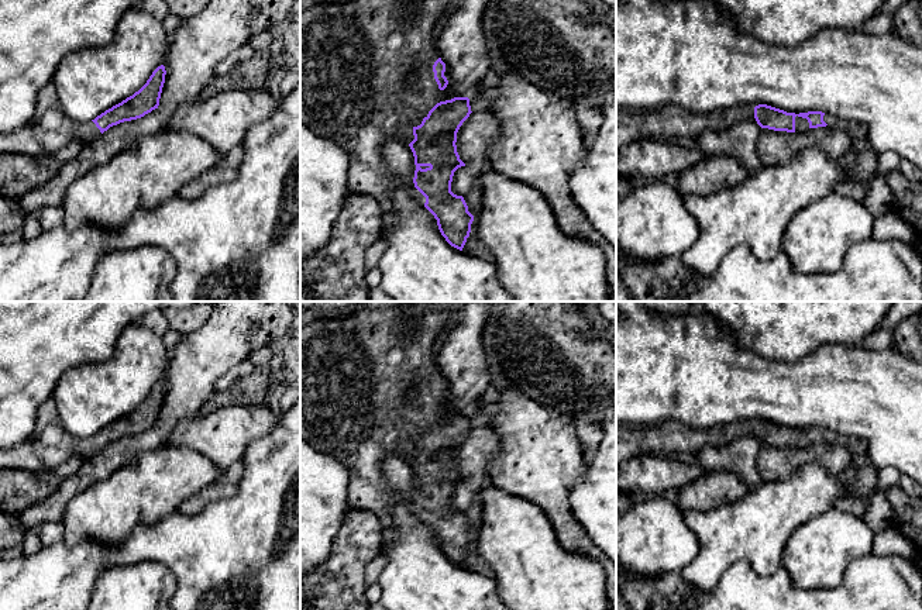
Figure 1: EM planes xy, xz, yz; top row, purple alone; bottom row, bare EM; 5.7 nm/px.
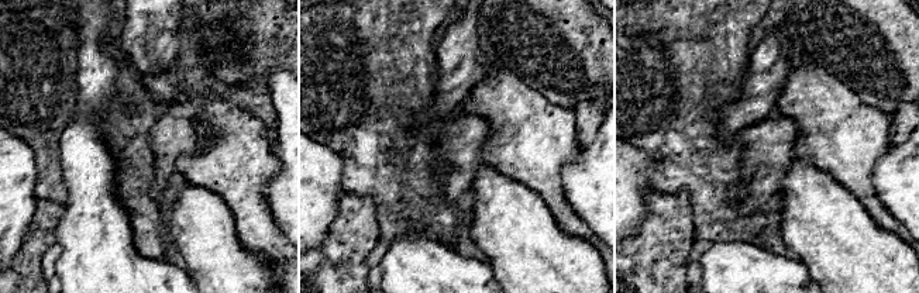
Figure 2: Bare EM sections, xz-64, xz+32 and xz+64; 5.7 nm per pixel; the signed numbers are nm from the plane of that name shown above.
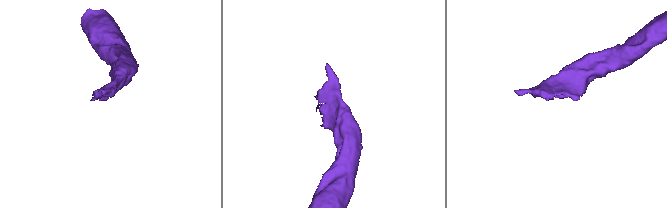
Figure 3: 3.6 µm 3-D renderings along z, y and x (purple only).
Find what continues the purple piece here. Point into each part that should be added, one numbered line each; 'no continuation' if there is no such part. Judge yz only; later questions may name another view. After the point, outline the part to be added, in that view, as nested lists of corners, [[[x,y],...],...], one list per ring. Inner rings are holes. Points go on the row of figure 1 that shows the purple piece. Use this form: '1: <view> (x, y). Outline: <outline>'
1: yz (801, 124). Outline: [[[795,117],[795,132],[809,130],[809,123],[806,118]]]

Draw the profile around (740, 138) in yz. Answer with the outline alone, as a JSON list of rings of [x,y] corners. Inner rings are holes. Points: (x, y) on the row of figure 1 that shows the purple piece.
[[[756,118],[737,120],[725,125],[720,131],[705,130],[696,138],[696,144],[705,156],[727,155],[736,158],[749,173],[763,168],[758,156],[758,138],[761,127]]]

